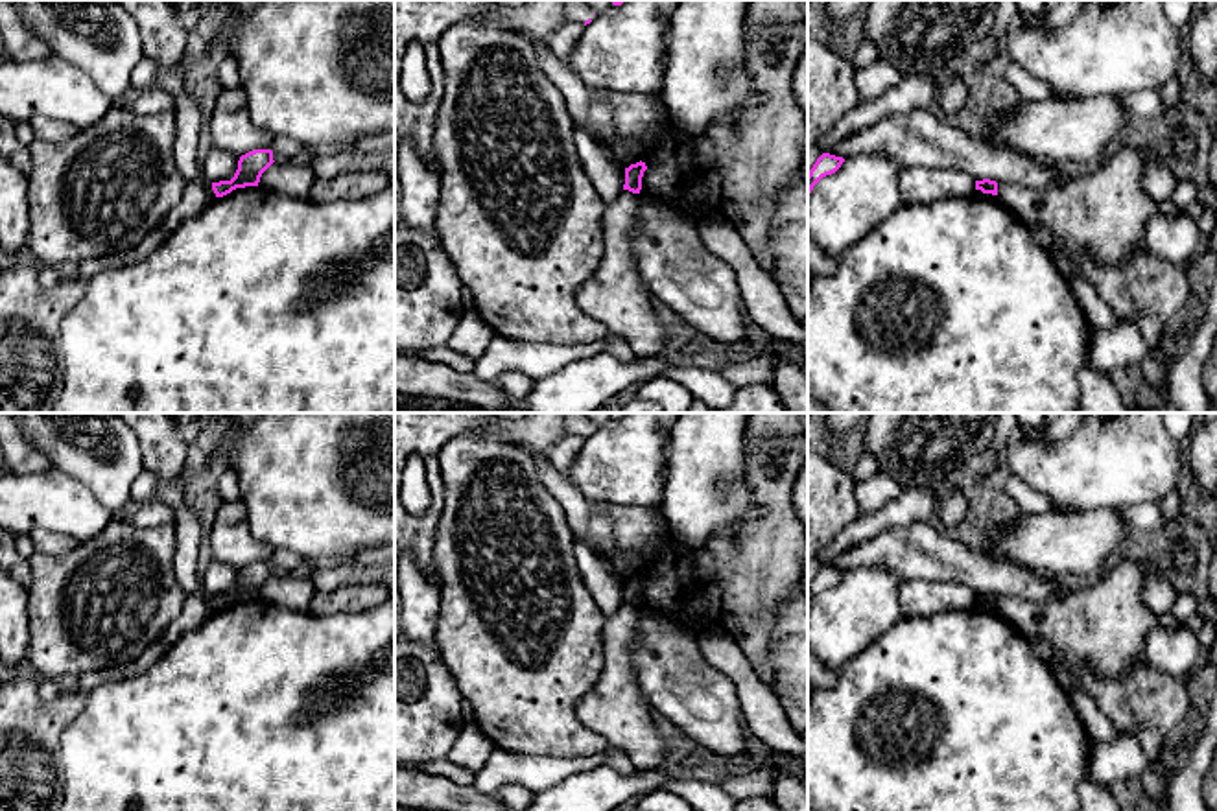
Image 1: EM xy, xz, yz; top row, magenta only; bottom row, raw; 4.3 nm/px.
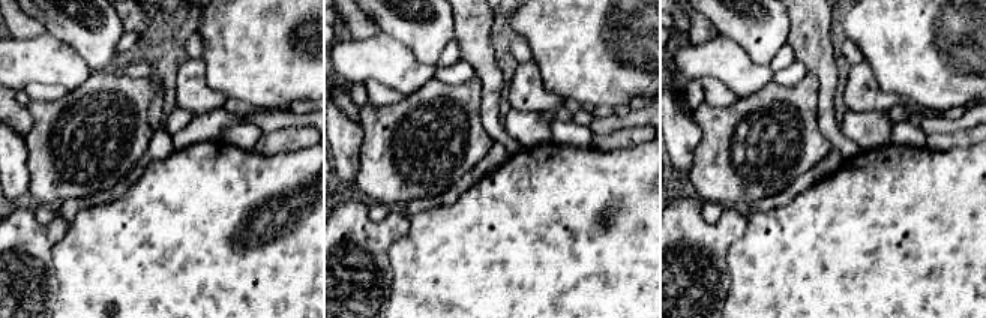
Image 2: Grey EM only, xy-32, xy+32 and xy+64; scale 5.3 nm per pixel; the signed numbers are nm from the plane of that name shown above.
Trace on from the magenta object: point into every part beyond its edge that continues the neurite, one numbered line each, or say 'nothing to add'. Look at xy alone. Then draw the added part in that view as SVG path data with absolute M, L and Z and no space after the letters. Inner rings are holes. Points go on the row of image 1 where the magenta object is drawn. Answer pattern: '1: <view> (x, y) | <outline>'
nothing to add

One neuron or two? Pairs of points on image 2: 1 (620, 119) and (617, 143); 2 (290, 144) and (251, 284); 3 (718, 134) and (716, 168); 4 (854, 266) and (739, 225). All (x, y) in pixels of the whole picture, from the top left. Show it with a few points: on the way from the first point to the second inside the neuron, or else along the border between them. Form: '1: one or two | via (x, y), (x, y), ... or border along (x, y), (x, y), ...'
1: two | border along (644, 125), (595, 134)
2: two | border along (308, 146), (299, 150), (270, 155), (254, 152)
3: one | via (718, 143), (718, 159)
4: two | border along (749, 218), (746, 231), (730, 246), (727, 258)

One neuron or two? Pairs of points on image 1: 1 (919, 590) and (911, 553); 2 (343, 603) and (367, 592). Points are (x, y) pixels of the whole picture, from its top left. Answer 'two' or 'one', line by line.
1: two
2: one

